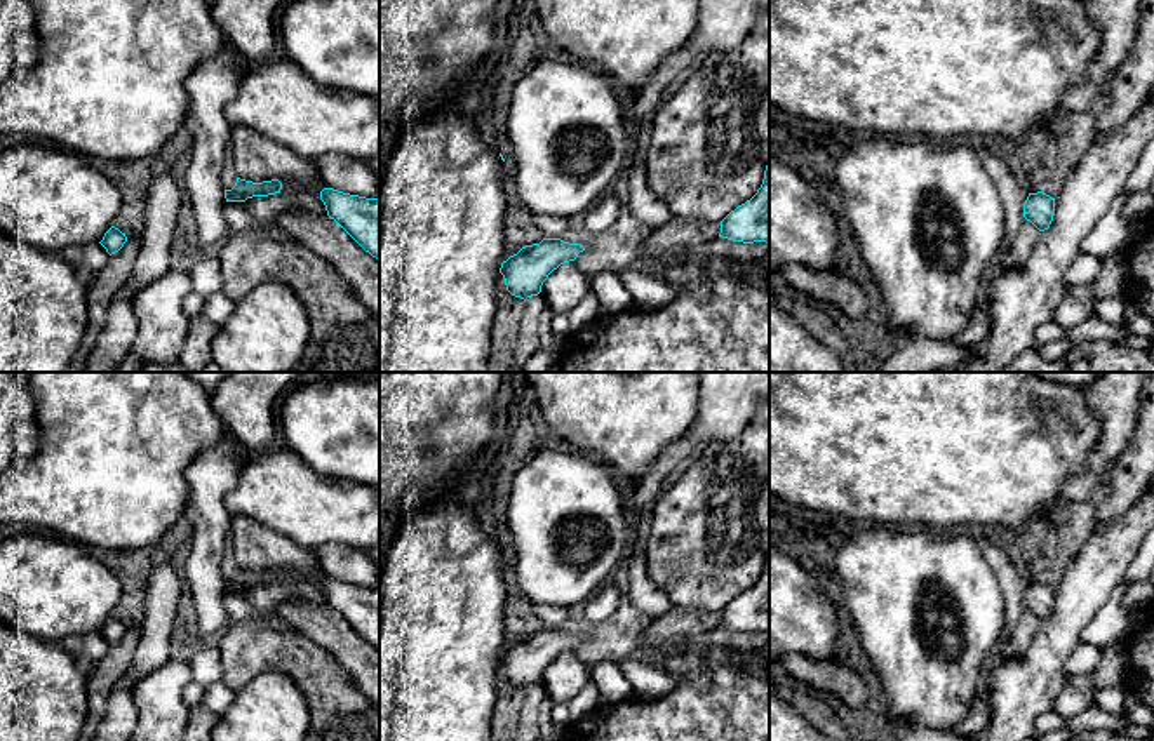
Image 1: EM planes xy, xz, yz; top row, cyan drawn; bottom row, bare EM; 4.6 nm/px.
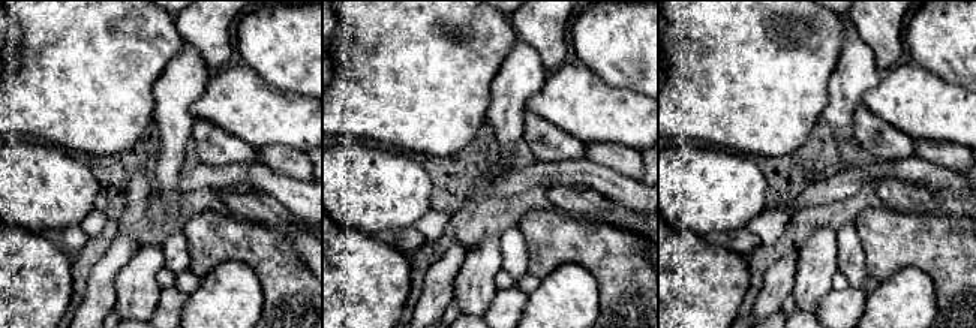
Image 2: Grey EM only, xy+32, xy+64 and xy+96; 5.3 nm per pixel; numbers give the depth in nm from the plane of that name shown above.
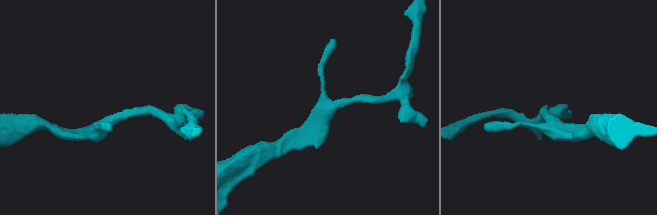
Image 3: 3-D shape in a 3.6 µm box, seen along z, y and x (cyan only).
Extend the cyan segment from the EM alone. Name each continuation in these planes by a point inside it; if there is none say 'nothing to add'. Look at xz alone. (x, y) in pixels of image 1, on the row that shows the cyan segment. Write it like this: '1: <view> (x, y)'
nothing to add

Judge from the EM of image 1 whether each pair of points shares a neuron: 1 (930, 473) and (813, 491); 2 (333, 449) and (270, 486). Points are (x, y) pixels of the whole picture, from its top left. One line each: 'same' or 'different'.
1: same
2: different

